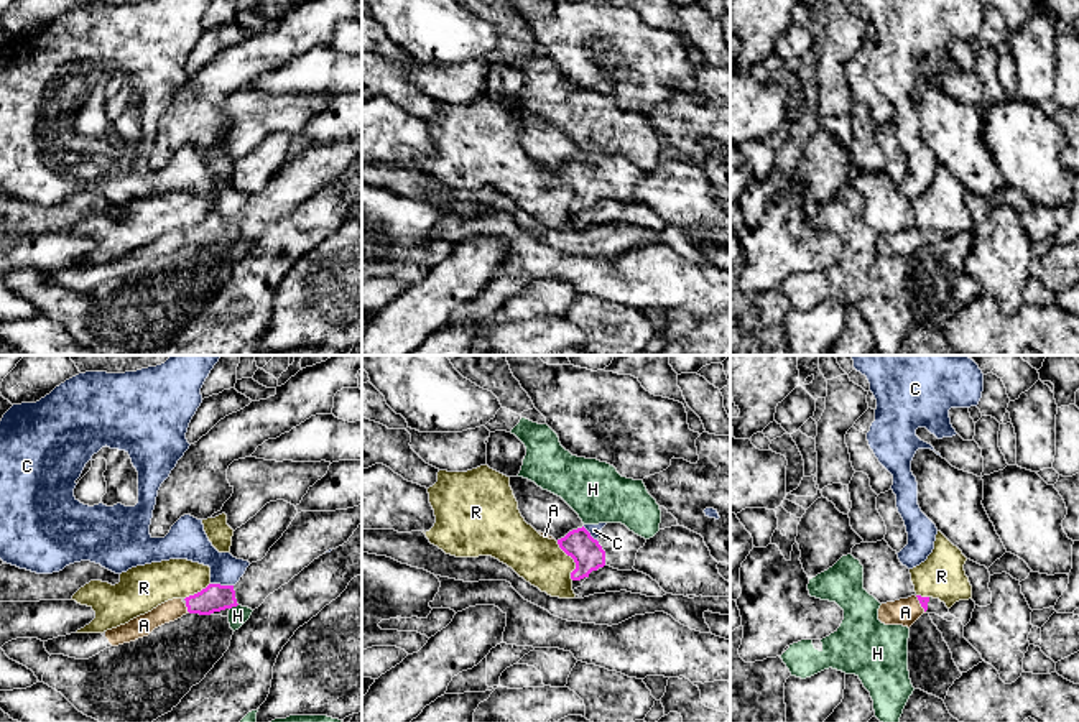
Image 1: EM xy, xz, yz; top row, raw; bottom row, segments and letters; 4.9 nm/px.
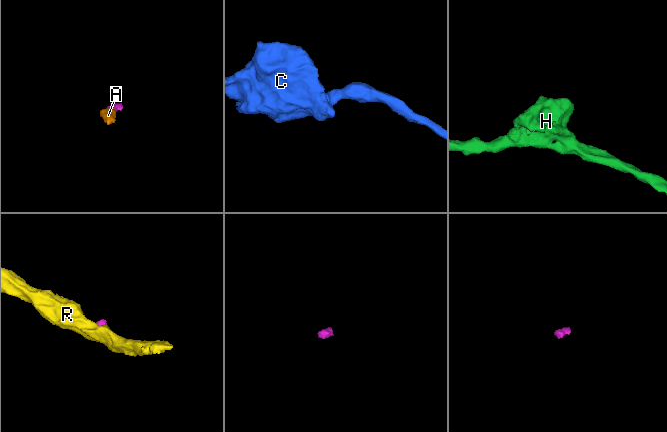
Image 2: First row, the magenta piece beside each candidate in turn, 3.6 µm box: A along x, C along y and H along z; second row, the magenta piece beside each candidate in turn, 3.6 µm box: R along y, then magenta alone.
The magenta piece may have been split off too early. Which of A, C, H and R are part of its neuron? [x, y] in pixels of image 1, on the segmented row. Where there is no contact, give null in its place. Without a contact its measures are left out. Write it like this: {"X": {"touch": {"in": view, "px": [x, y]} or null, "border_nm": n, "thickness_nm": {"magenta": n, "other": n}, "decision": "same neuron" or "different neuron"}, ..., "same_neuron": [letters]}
{"A": {"touch": {"in": "xy", "px": [188, 609]}, "border_nm": 50, "thickness_nm": {"magenta": 140, "other": 100}, "decision": "same neuron"}, "C": {"touch": {"in": "xy", "px": [222, 586]}, "border_nm": 110, "thickness_nm": {"magenta": 140, "other": 160}, "decision": "different neuron"}, "H": {"touch": {"in": "xy", "px": [234, 606]}, "border_nm": 50, "thickness_nm": {"magenta": 140, "other": 100}, "decision": "different neuron"}, "R": {"touch": {"in": "xz", "px": [574, 561]}, "border_nm": 200, "thickness_nm": {"magenta": 150, "other": 240}, "decision": "different neuron"}, "same_neuron": ["A"]}

